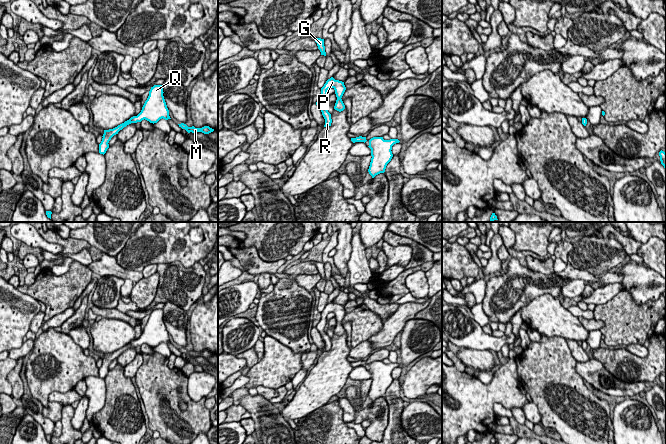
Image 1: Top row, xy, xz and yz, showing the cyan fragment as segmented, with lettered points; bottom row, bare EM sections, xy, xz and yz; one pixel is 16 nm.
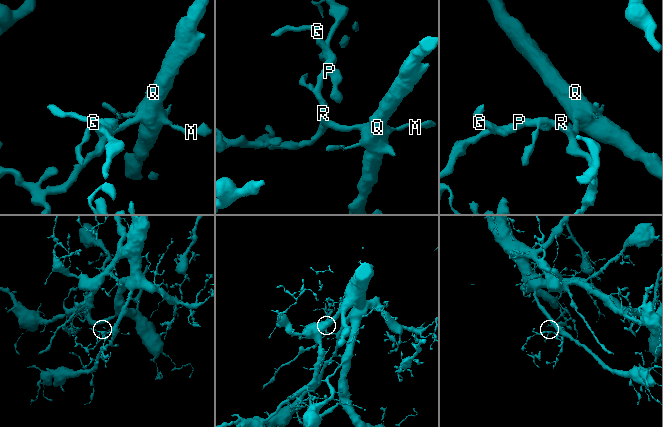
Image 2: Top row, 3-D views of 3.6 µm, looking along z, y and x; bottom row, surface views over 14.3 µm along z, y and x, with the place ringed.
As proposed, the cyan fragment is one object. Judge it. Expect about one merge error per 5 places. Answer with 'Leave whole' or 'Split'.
Leave whole

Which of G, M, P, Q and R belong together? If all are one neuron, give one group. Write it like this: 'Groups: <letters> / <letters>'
Groups: G M P Q R

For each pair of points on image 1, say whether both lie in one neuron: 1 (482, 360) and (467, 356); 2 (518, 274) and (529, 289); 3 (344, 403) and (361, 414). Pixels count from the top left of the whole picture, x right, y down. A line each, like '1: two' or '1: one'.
1: one
2: one
3: two

